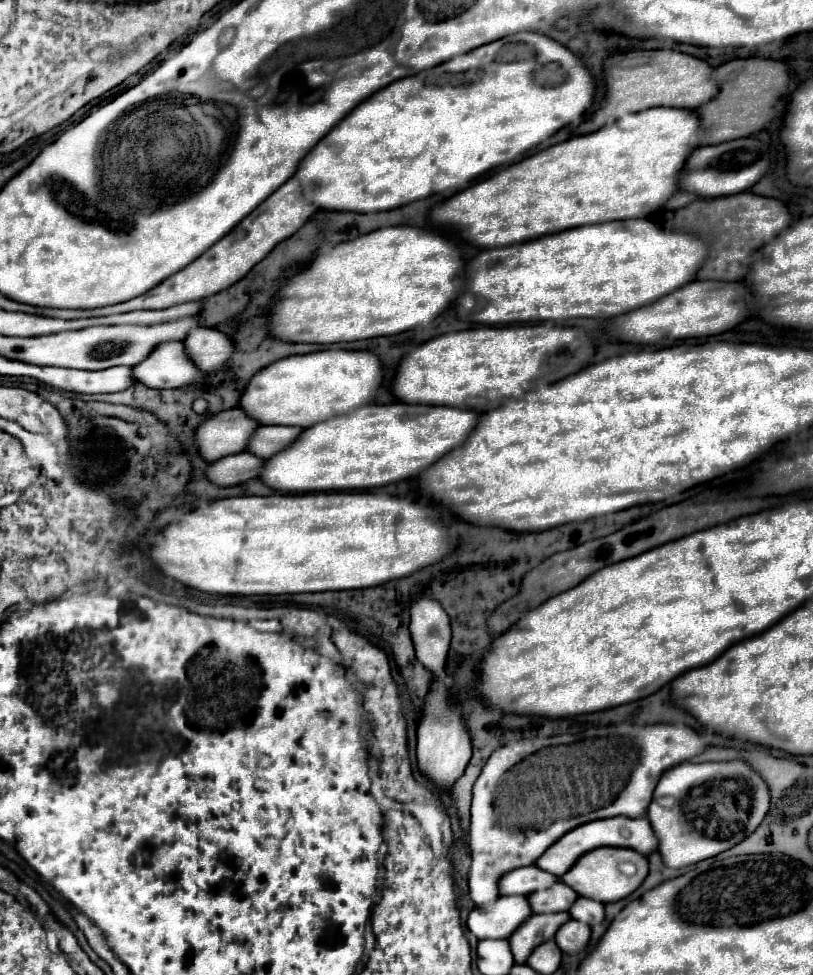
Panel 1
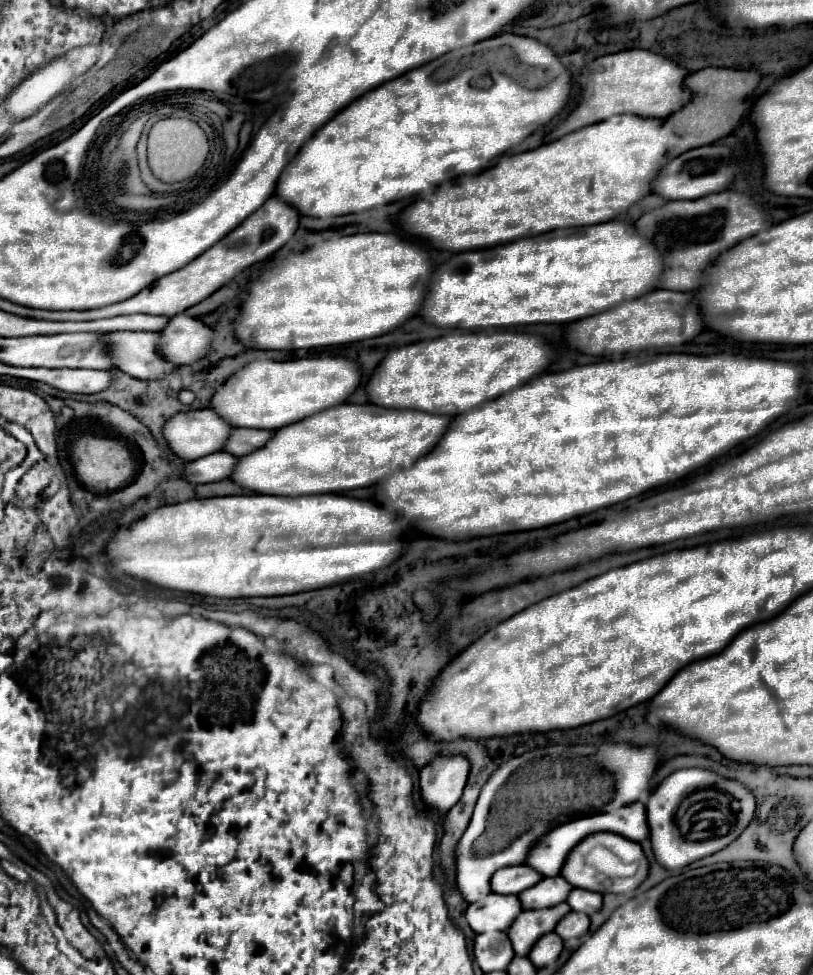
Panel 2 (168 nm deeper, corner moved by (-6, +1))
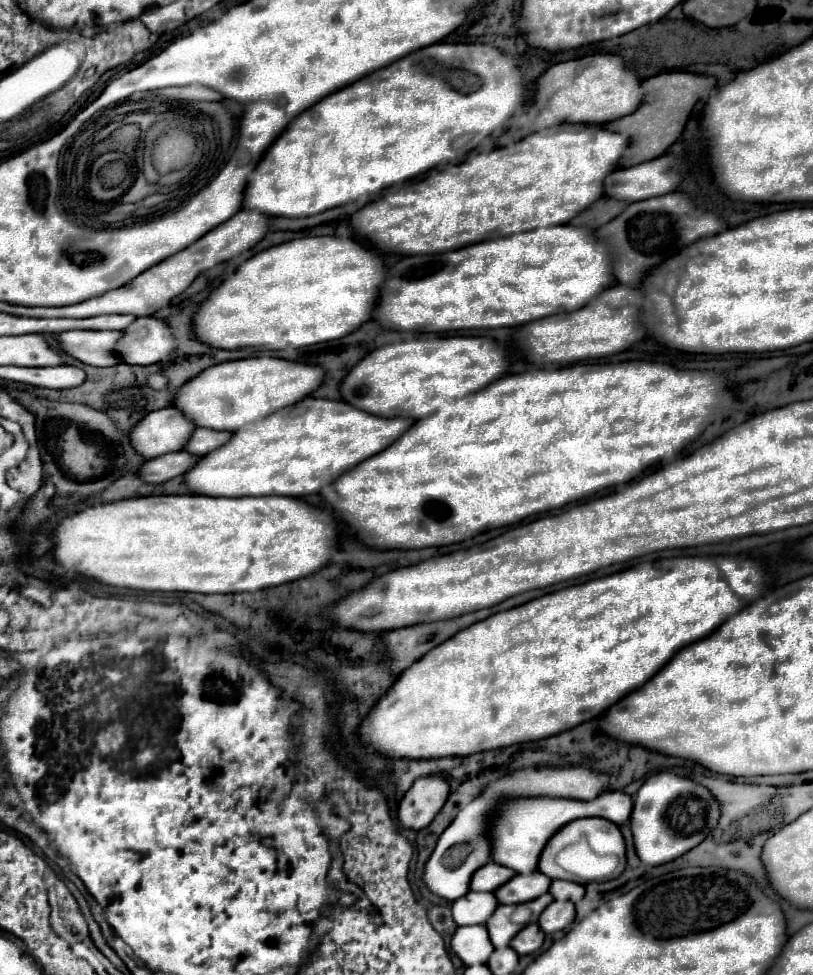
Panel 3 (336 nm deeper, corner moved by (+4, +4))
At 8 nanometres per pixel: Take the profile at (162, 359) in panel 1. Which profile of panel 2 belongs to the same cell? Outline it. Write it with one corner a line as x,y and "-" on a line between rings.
110,332
102,340
114,354
114,366
134,378
150,380
176,368
156,352
156,332

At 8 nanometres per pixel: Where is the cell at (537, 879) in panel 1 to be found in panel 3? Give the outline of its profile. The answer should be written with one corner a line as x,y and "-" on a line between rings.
488,863
488,865
480,867
480,871
476,871
476,875
472,875
470,889
472,891
496,891
498,887
508,883
514,875
516,875
514,869
502,867
498,863

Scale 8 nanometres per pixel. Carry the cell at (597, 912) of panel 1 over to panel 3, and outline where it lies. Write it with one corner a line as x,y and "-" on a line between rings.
554,881
552,887
550,887
550,893
556,895
558,901
572,901
572,903
578,903
586,889
584,885
578,885
578,883
572,883
572,881

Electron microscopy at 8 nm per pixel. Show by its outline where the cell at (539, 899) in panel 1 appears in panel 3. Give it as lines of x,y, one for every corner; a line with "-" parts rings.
534,871
528,875
518,873
512,881
504,883
504,887
496,889
496,899
502,905
512,905
512,903
526,903
532,899
538,899
540,895
548,893
552,879
548,879
544,873

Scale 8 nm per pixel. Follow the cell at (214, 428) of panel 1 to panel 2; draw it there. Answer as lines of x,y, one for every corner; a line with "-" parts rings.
188,410
174,414
162,428
170,450
190,462
212,452
220,452
230,436
230,424
214,410

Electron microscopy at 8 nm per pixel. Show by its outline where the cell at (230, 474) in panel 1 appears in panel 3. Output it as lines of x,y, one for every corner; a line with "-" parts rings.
178,451
178,453
172,453
172,455
148,459
140,467
140,475
148,483
166,483
166,481
180,477
186,471
190,471
198,461
200,461
198,455
192,455
188,451

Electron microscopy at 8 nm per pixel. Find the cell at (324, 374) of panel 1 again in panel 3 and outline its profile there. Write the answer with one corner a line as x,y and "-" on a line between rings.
248,357
238,361
218,363
192,381
188,381
176,395
176,407
184,411
196,427
218,431
238,431
240,427
272,415
278,409
290,407
312,395
324,383
324,369
320,365
274,359

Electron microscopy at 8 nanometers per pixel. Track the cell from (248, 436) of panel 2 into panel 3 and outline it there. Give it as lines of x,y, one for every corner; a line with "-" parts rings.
196,429
192,439
188,441
188,453
194,453
194,455
208,455
212,453
216,447
222,447
230,441
232,433
230,431
212,431
212,429

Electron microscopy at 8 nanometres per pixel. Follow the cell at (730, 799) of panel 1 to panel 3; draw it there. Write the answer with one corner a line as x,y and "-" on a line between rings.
670,771
656,773
648,777
638,789
630,815
636,853
644,865
656,867
670,863
688,853
690,849
698,847
704,841
706,833
716,829
718,819
720,803
712,795
712,791
708,791
708,787

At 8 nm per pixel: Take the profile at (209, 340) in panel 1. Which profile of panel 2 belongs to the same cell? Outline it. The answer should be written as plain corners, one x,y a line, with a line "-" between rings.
176,314
160,330
162,334
162,358
176,362
176,366
192,364
210,352
212,330
200,320
186,314

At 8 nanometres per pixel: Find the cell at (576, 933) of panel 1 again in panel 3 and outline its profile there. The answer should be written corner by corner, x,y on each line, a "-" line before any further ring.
554,901
552,905
548,905
542,915
540,915
540,927
542,931
546,933
556,933
556,931
562,931
566,927
572,925
576,917
576,911
574,911
574,903
568,903
568,901

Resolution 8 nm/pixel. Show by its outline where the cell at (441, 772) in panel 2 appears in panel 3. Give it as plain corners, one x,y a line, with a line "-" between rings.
440,775
418,777
400,801
398,819
408,829
424,829
450,795
450,785

